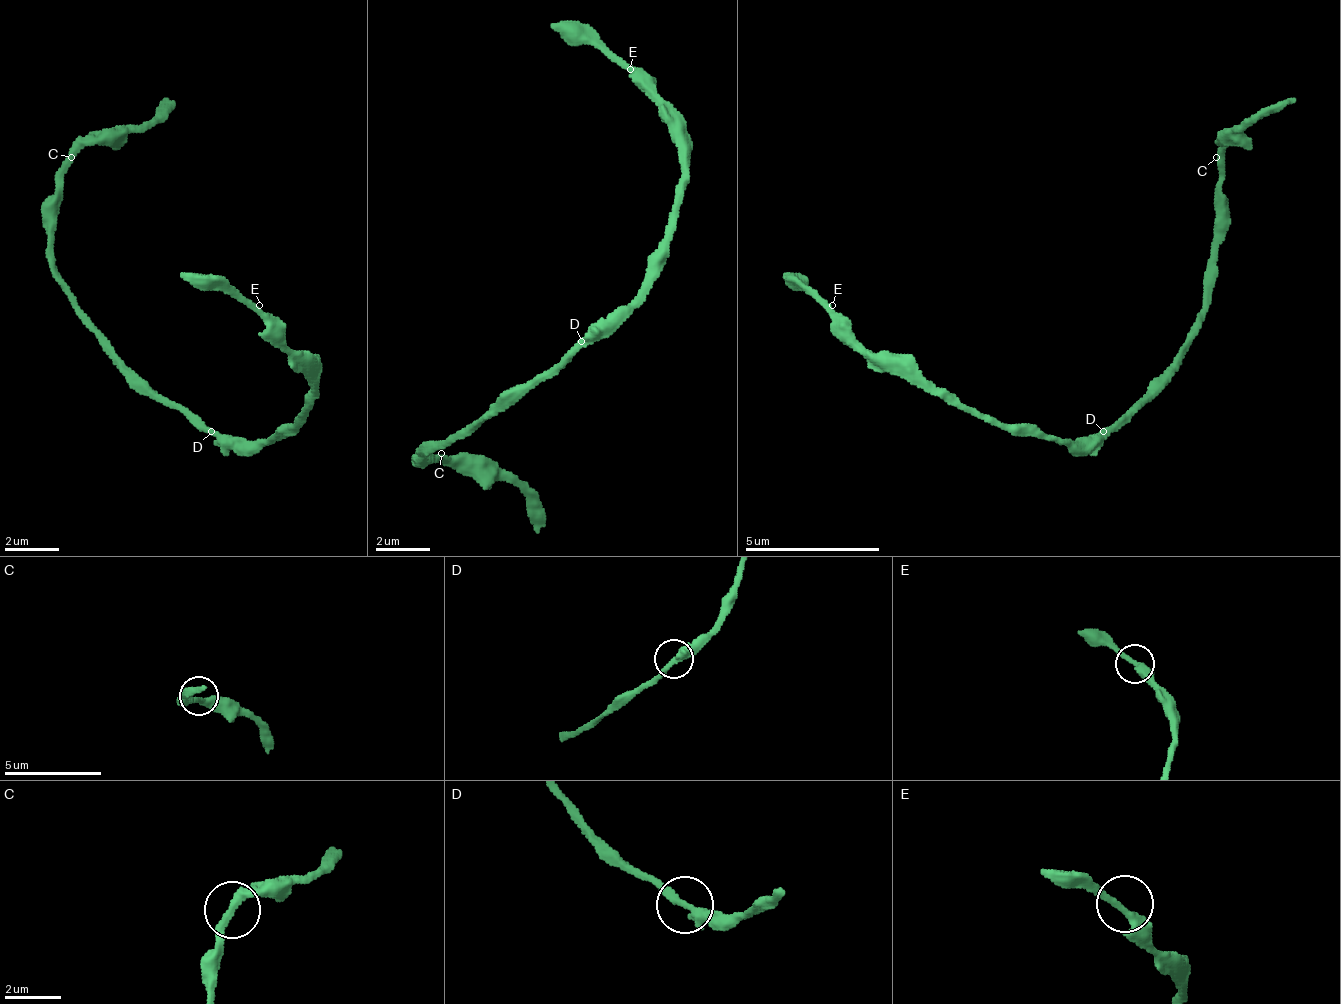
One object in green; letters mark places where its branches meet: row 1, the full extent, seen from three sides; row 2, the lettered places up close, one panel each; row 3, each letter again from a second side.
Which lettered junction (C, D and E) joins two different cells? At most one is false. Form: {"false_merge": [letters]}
{"false_merge": []}

